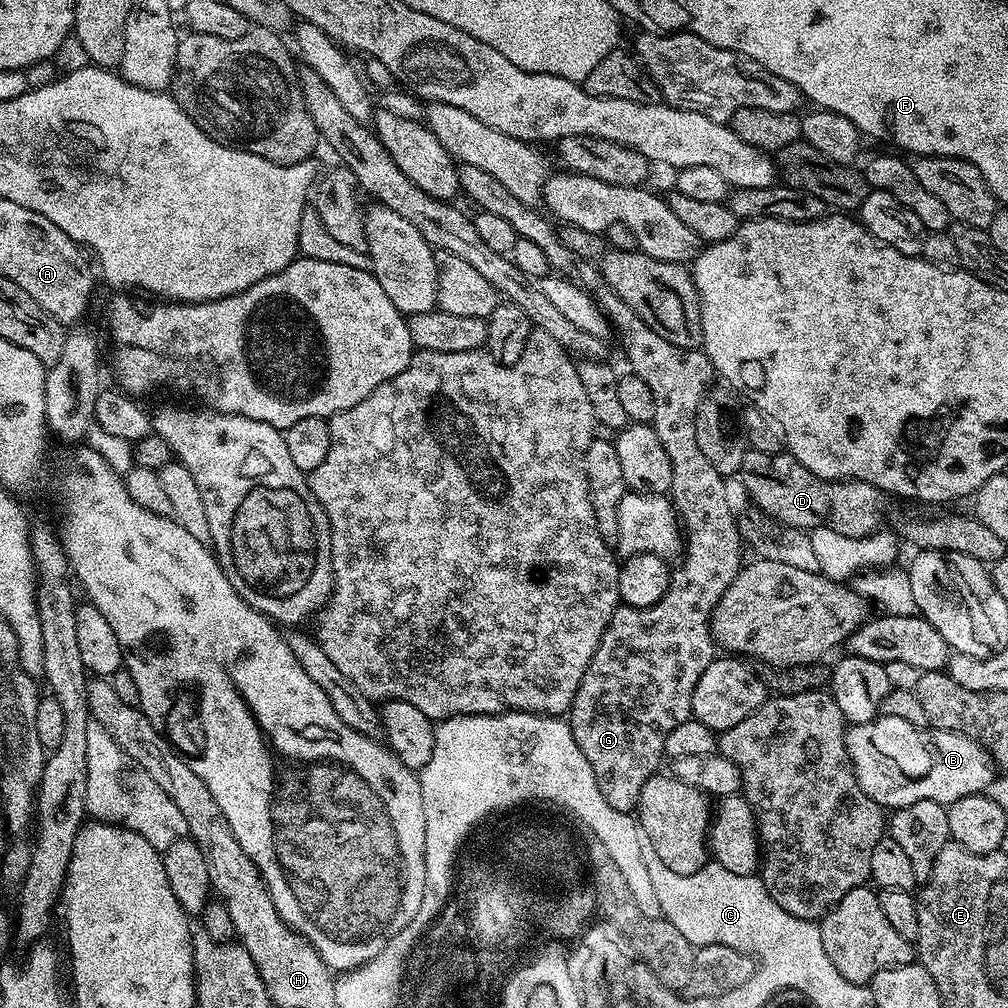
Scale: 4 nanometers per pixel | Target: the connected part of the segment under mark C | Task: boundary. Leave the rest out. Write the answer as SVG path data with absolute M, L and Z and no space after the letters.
M652 854L646 859L646 874L650 874L650 886L654 886L654 894L658 898L659 915L675 926L691 945L705 948L711 944L721 944L742 949L745 945L752 944L752 928L764 928L764 924L780 924L780 920L784 920L784 916L776 912L778 902L768 904L770 894L765 890L759 875L754 874L750 880L740 880L742 874L723 870L708 871L695 872L692 880L680 880L682 874L665 868L662 858Z

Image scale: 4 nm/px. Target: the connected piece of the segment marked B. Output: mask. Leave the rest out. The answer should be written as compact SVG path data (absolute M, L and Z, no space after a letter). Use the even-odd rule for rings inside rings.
M880 714L871 724L851 725L844 733L843 742L858 786L881 808L895 810L923 800L933 800L947 806L958 798L983 793L998 776L988 753L972 739L971 735L959 736L958 733L956 730L935 732L915 728L902 718L890 718Z

